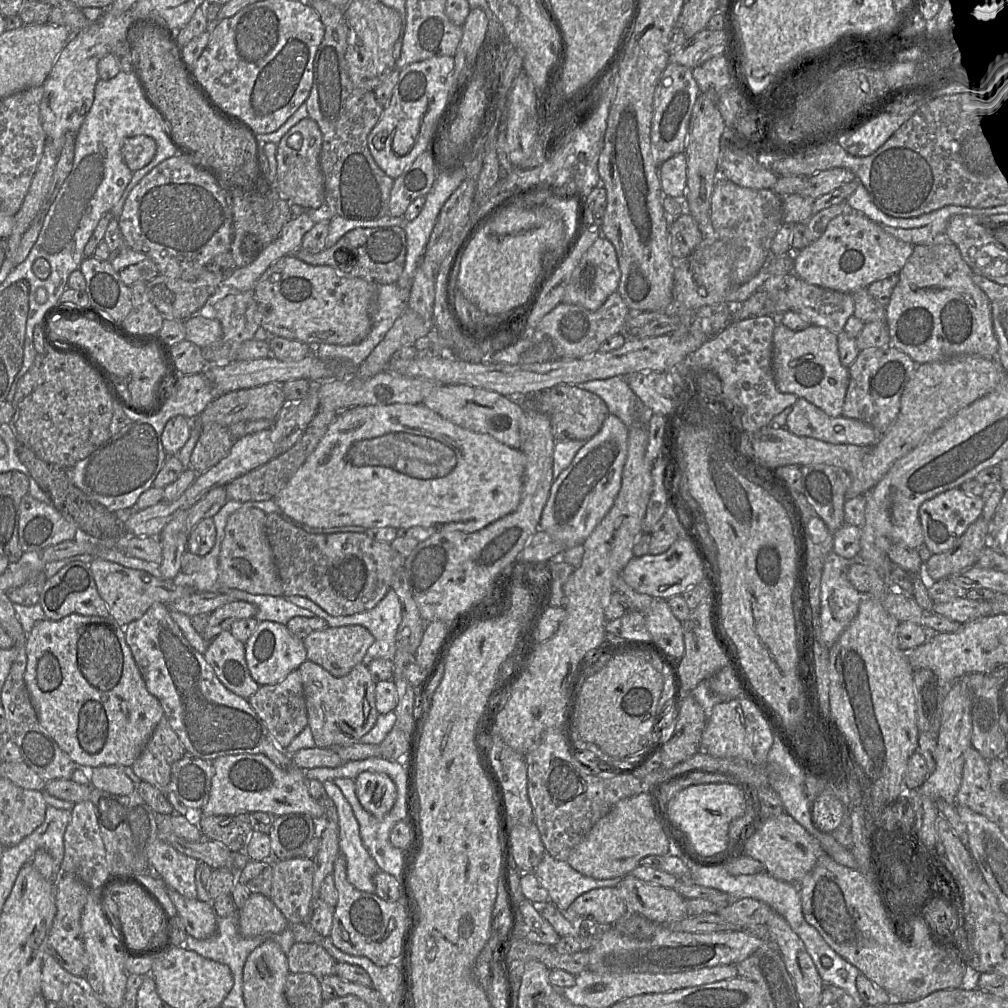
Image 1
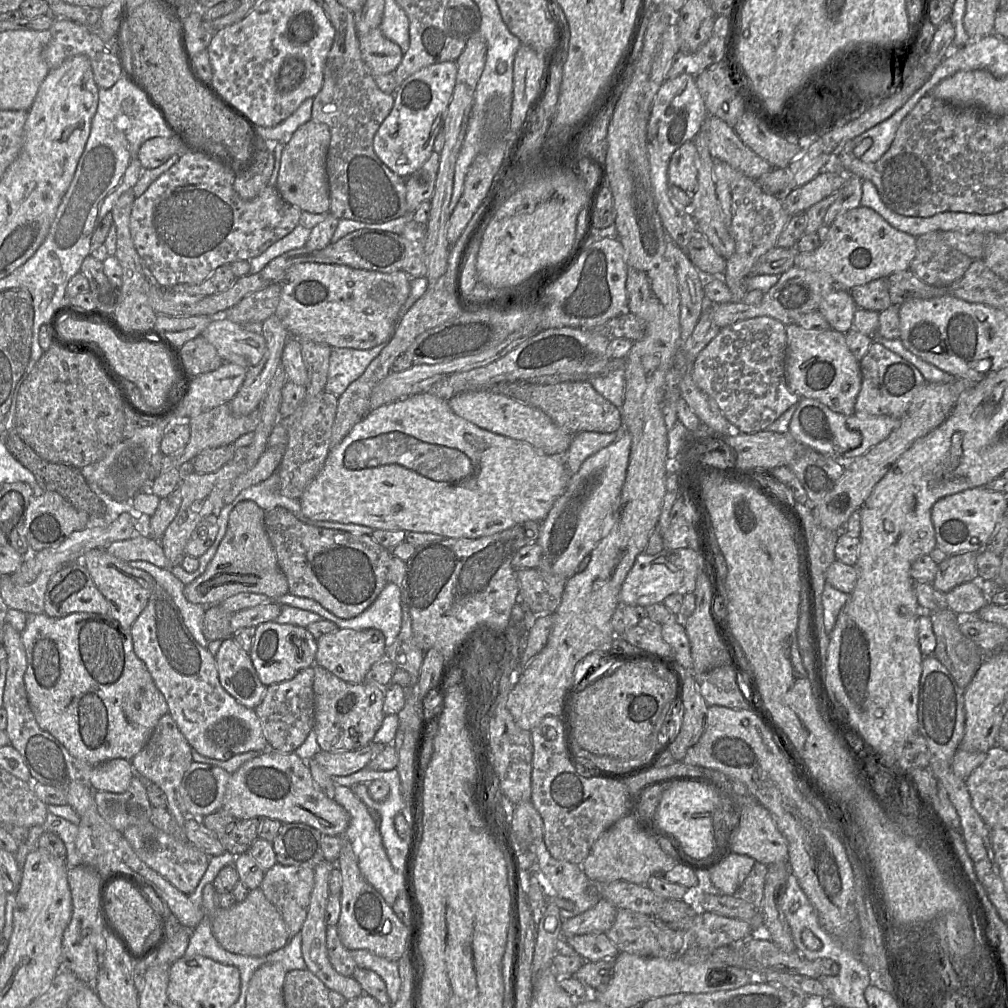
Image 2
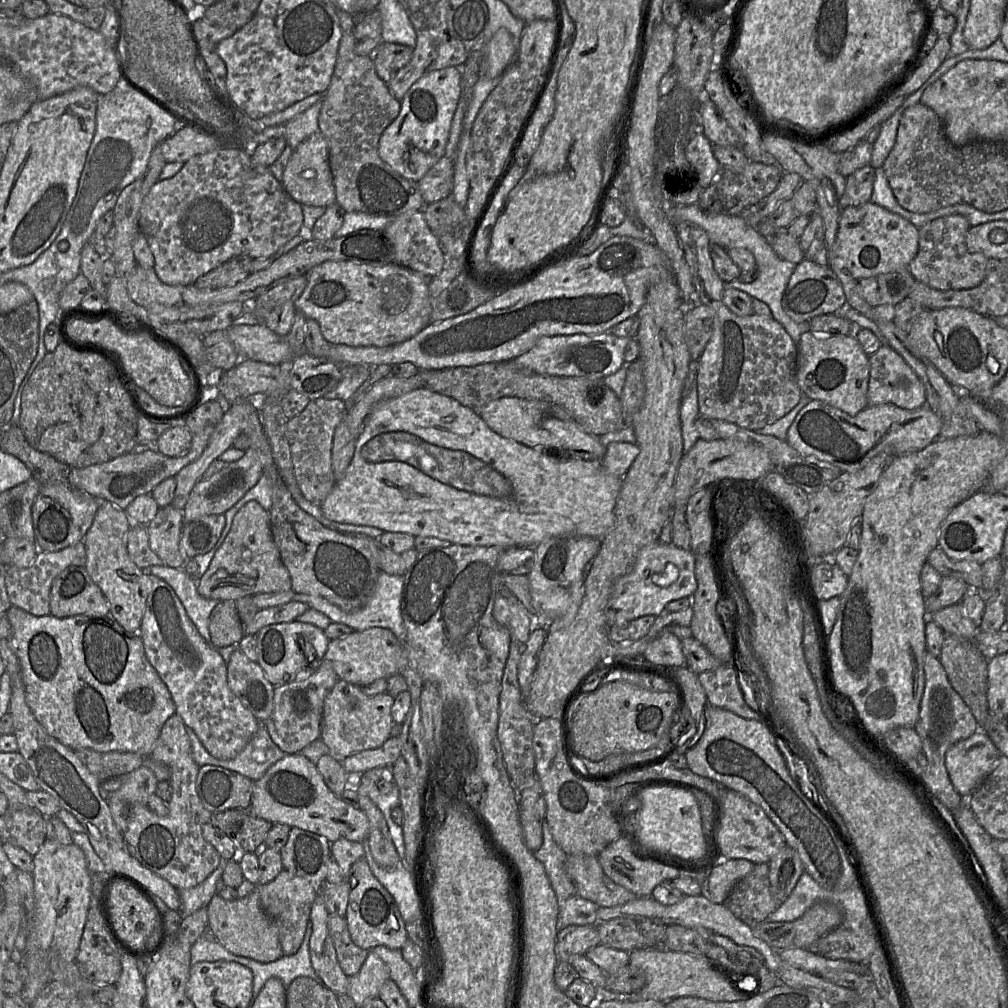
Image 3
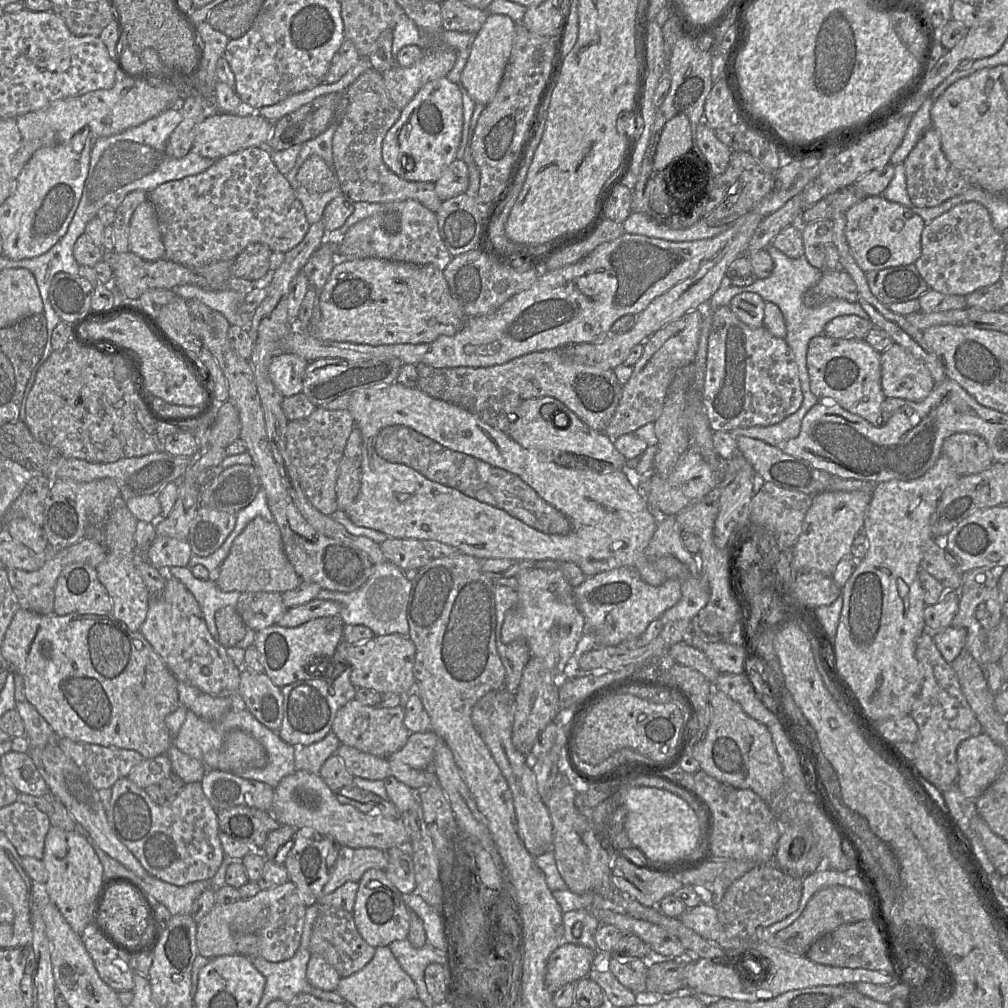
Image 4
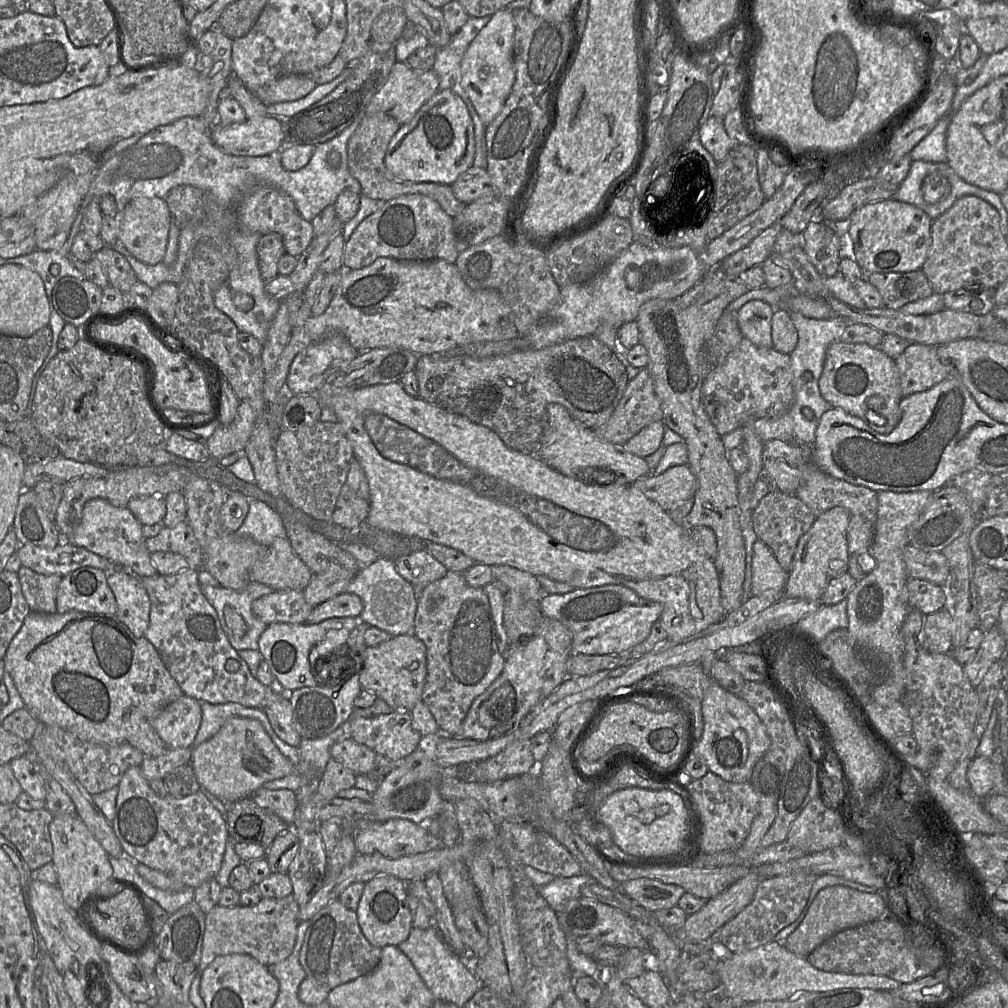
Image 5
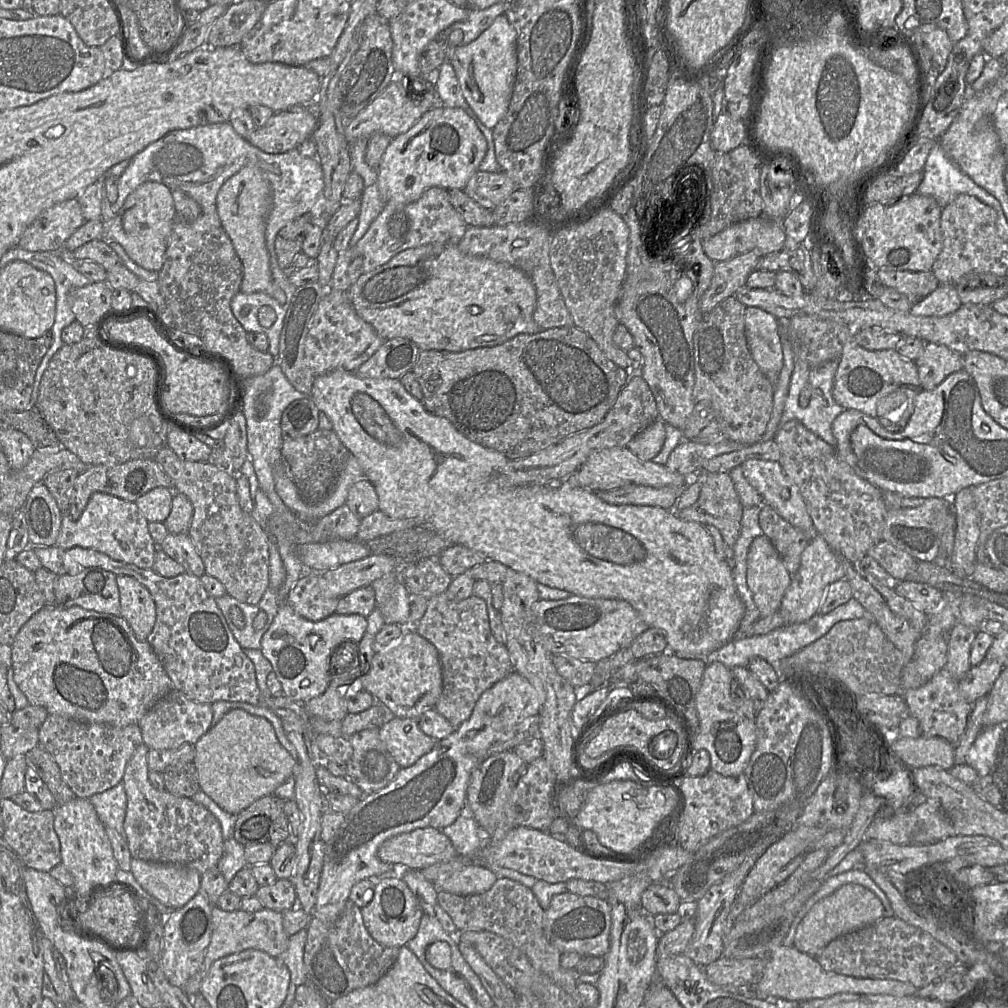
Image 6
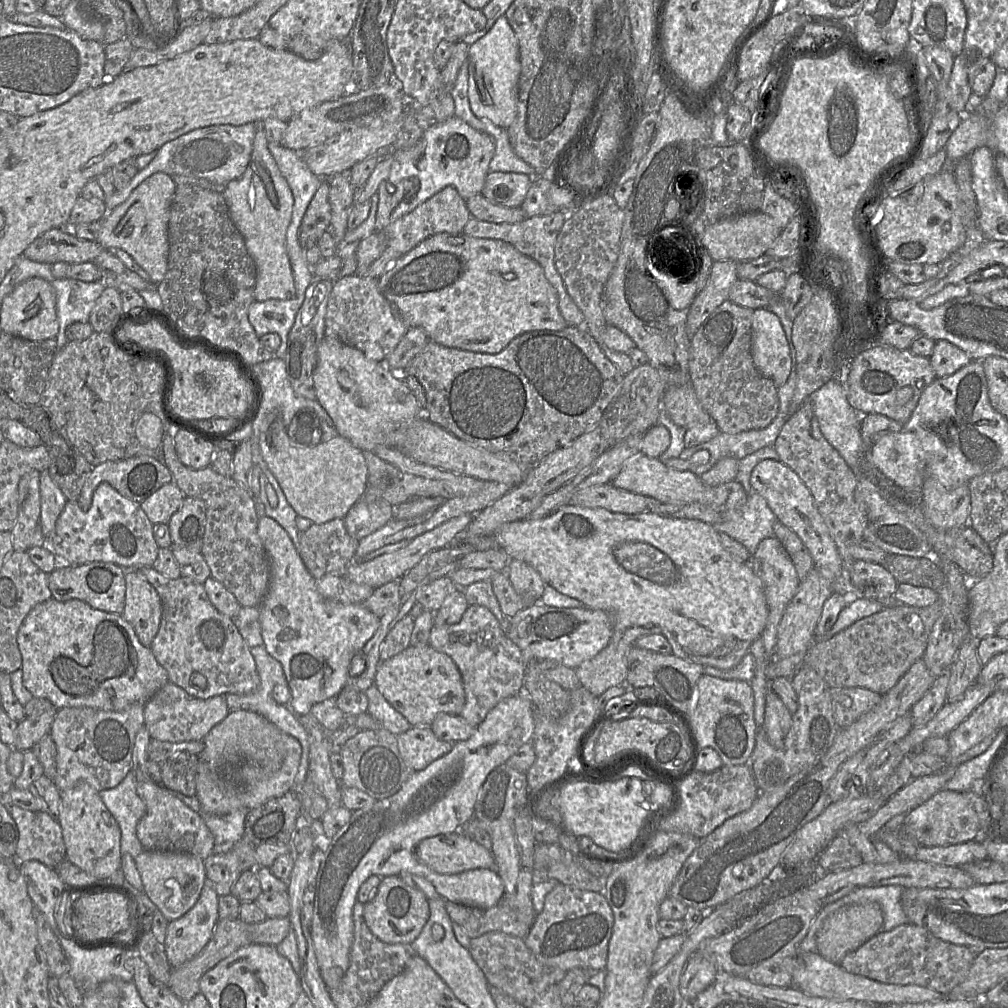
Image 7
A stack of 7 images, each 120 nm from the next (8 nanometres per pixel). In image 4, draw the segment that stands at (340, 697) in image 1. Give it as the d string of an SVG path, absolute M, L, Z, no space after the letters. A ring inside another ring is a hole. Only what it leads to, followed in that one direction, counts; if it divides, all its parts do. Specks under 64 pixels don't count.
M405 697L400 705L393 708L364 705L354 698L337 711L331 732L336 734L341 744L375 756L388 757L406 744L411 733L403 722L404 706Z

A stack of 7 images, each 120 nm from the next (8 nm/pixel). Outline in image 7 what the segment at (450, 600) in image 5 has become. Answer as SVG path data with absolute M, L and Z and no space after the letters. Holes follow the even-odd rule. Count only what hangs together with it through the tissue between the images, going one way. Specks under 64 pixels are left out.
M469 605L458 623L434 624L429 644L447 654L457 665L465 691L465 704L460 716L469 724L478 726L500 701L523 693L526 658L486 607Z

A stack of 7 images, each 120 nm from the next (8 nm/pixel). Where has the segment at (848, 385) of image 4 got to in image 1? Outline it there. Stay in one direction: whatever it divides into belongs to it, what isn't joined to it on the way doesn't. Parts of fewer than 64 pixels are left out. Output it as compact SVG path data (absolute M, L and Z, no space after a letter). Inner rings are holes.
M777 324L772 338L772 373L777 389L804 398L831 417L842 416L846 392L849 385L849 369L842 365L838 351L837 334L825 327L810 325L804 330L793 331Z

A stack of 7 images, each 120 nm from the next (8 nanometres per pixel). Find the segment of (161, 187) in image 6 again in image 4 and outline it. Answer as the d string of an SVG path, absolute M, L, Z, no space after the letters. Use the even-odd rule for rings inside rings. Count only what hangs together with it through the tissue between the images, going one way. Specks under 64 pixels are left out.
M149 199L140 203L129 226L129 252L146 261L164 258L165 248L155 209Z

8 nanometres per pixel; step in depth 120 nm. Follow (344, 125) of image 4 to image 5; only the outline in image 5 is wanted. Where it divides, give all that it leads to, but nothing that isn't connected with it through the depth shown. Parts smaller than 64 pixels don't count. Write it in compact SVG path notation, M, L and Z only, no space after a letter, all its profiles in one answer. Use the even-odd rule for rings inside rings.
M384 113L365 115L347 145L347 162L351 176L361 186L361 195L385 202L404 195L420 194L436 201L451 217L457 216L465 207L453 194L450 185L436 183L413 183L396 179L385 167L384 158L388 145L400 128L400 124Z

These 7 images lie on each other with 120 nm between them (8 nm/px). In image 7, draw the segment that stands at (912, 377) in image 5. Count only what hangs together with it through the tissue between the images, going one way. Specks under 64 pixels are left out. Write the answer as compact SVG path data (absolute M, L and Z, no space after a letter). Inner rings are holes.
M938 340L935 342L929 361L936 377L943 378L966 366L972 359L952 343L946 340Z

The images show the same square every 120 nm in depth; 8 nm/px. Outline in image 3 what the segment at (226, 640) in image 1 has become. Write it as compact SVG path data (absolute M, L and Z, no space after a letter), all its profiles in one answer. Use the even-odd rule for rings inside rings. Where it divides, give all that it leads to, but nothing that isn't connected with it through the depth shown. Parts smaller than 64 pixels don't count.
M239 648L230 656L227 683L233 694L259 722L266 721L274 710L274 686L266 679L257 662L249 660Z

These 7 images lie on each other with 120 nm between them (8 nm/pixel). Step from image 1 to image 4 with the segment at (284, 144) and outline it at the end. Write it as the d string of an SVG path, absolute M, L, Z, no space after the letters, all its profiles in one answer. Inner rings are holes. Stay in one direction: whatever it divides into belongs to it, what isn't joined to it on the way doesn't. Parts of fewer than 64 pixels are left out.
M312 155L302 164L296 179L300 186L312 194L328 192L339 184L334 170L317 155Z

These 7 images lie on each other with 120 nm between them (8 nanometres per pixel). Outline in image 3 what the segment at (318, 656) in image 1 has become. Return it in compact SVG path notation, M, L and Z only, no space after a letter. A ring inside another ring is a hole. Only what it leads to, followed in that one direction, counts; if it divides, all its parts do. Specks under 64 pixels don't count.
M372 627L354 631L346 637L330 640L324 659L332 663L339 679L357 686L365 686L377 679L388 679L398 672L397 662L403 644L388 628Z

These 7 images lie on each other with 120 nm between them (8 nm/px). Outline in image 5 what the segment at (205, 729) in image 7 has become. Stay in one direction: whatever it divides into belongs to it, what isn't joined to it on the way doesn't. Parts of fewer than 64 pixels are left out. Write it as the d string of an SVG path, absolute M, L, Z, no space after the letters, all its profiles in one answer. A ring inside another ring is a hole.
M182 695L153 720L153 727L169 749L193 748L202 720L201 704Z

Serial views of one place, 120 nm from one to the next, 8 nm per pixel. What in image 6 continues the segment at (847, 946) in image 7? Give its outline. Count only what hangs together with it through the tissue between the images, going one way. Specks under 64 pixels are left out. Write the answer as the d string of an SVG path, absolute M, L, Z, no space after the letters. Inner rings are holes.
M845 884L811 908L797 927L793 947L816 957L837 937L871 925L883 917L885 909L875 893L859 884Z

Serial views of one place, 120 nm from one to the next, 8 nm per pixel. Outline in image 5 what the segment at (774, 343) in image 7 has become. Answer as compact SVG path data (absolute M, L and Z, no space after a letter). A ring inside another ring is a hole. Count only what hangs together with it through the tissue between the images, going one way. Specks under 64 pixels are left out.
M749 300L736 312L737 322L744 338L754 345L772 348L771 320L775 308L762 300Z

